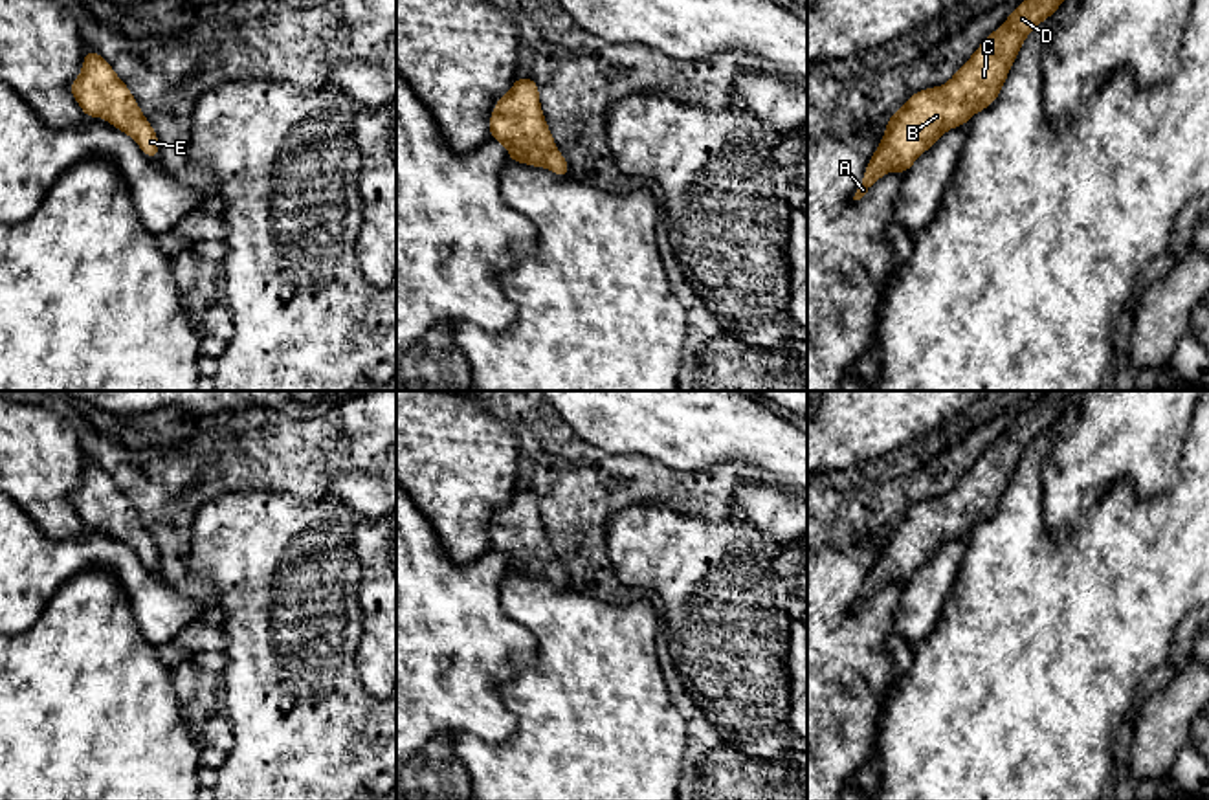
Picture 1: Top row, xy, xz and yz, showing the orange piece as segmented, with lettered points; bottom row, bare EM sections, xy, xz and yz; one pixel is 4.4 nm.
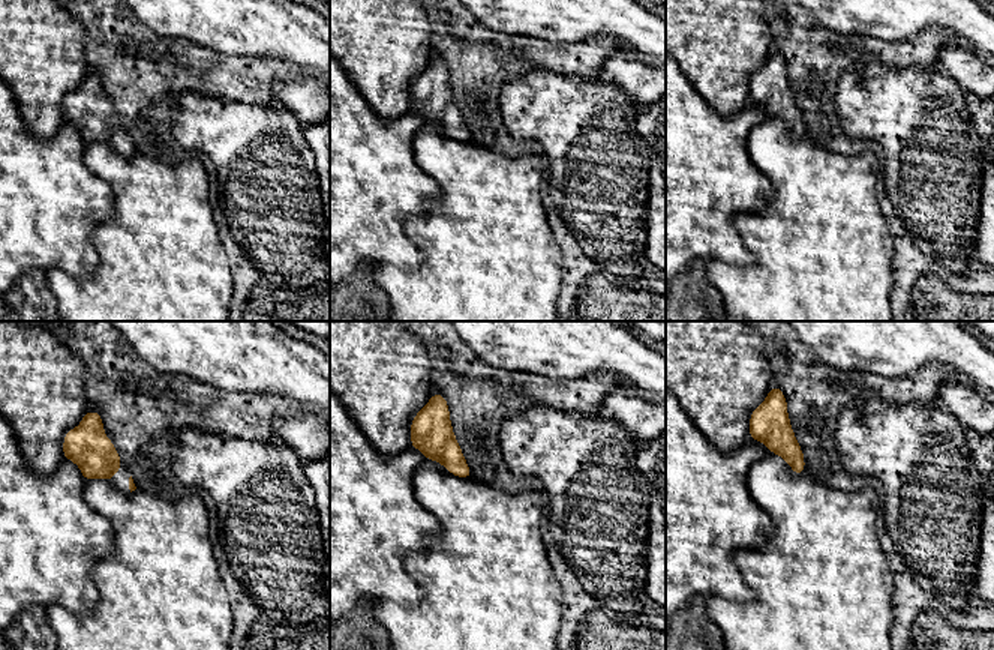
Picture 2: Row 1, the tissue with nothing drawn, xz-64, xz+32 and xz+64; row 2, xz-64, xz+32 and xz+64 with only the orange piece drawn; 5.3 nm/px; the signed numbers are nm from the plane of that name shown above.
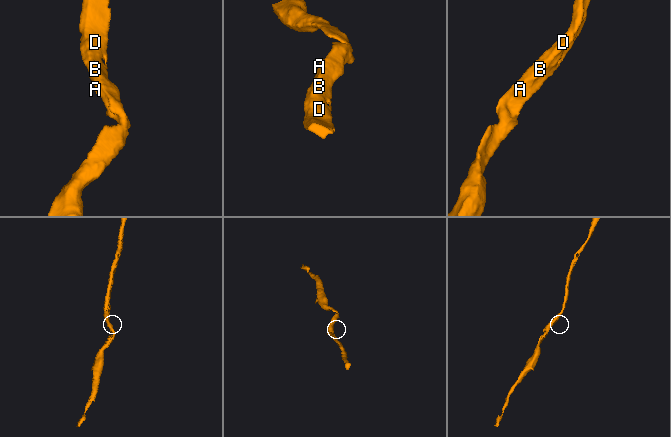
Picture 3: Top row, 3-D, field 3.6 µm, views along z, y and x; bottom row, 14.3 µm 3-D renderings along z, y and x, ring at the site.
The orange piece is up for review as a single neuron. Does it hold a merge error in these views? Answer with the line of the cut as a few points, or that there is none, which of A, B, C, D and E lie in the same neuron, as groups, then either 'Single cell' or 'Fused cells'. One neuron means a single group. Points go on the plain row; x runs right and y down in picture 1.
No split. Groups: A B C D E. Single cell

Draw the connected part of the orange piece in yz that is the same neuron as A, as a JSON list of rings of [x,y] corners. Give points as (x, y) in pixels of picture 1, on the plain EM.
[[[1048,391],[1040,402],[1026,409],[1005,433],[978,457],[948,494],[912,505],[904,517],[888,528],[886,543],[871,571],[866,574],[864,589],[853,611],[860,611],[886,583],[895,582],[906,585],[915,571],[947,541],[967,536],[974,525],[989,519],[996,512],[1026,448],[1060,418],[1071,396],[1073,391]]]

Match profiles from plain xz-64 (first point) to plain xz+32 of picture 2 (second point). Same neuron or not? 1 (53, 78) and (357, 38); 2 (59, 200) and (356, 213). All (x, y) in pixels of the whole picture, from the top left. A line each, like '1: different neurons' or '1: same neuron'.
1: same neuron
2: same neuron

